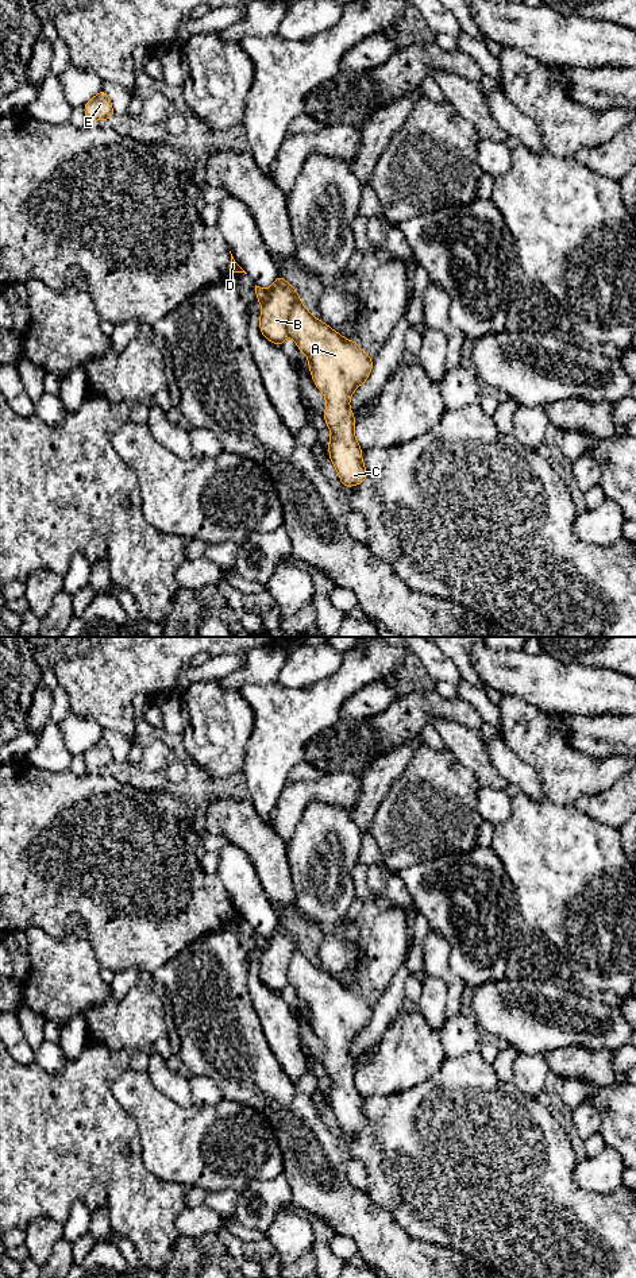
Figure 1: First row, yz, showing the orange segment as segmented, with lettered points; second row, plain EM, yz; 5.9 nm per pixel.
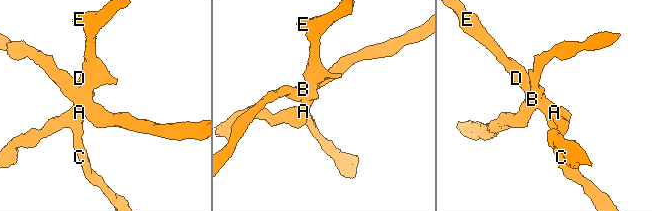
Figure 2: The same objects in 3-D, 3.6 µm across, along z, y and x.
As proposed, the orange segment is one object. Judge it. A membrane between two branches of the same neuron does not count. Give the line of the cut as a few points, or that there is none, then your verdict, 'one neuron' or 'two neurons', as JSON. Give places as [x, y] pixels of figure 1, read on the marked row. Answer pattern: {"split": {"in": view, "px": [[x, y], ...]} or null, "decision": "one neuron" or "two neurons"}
{"split": {"in": "yz", "px": [[299, 298], [288, 320], [288, 335]]}, "decision": "two neurons"}

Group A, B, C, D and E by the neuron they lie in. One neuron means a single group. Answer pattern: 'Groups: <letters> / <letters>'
Groups: A C D E / B

